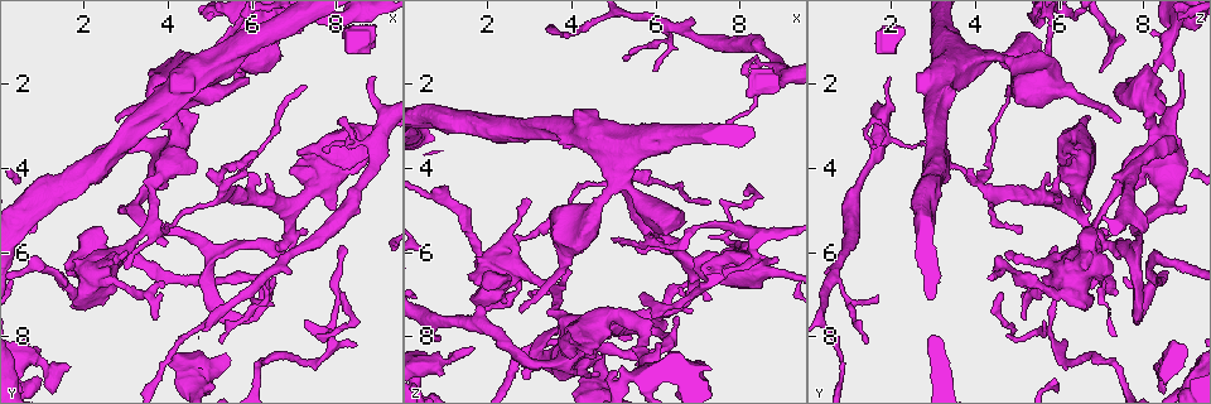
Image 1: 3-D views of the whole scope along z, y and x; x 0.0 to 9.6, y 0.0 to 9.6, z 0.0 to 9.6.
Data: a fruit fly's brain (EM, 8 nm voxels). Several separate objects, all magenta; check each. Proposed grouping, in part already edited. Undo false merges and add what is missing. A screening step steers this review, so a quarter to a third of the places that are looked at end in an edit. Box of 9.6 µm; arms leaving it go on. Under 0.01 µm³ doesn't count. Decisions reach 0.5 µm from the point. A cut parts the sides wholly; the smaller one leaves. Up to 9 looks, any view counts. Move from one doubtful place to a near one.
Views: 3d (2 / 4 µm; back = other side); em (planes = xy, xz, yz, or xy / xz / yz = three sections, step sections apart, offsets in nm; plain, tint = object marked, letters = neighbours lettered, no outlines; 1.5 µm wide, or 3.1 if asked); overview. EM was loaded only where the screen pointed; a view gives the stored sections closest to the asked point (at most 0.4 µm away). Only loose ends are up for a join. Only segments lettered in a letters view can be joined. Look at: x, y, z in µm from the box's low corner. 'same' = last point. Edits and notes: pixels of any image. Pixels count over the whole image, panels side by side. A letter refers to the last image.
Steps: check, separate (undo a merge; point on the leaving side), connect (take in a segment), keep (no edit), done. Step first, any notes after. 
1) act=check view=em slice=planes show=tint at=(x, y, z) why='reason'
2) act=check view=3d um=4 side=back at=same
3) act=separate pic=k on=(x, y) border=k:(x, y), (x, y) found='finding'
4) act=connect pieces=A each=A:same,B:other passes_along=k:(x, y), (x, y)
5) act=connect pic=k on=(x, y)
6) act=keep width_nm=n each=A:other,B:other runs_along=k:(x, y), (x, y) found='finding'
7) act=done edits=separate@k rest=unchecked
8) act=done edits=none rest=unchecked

act=check view=em slice=planes show=letters at=(8.10, 5.90, 6.00) why='thin end'

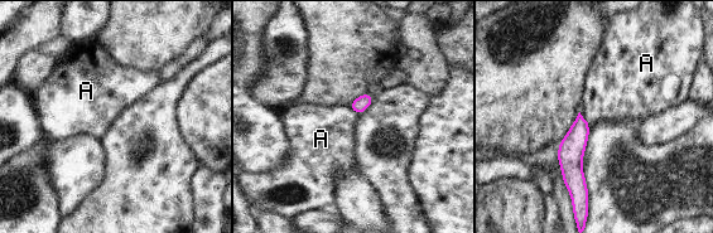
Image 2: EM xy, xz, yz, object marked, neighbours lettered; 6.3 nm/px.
act=keep each=A:other runs_along=2:(579, 119), (573, 179), (582, 195) found='no lettered segment goes on from it'

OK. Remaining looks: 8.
act=check view=em slice=yz step=8 show=tint at=(2.75, 2.85, 7.45)

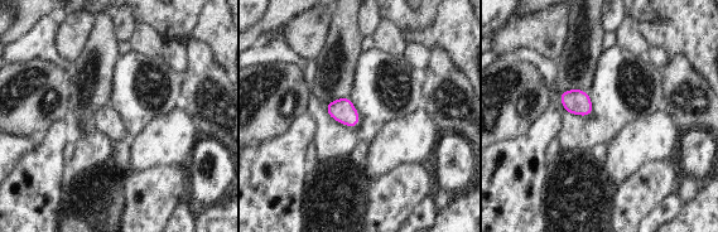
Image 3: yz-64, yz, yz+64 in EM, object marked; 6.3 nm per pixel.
act=check view=em slice=planes show=letters at=same why='cut it another way'

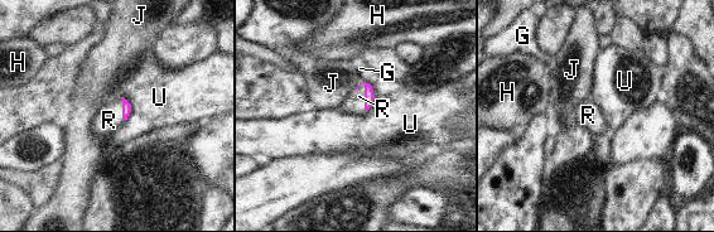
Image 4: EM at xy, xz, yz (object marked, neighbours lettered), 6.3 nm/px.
act=connect pieces=R each=G:other,H:other,J:other,R:same,U:other passes_along=4:(368, 91), (365, 96), (355, 104) found='the neuron continues'

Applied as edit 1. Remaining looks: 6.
act=check view=overview why='redraw'

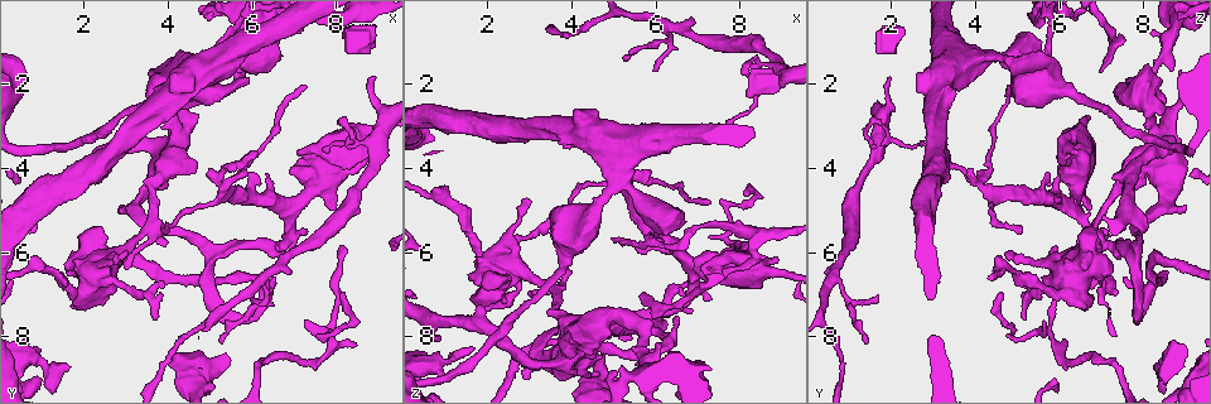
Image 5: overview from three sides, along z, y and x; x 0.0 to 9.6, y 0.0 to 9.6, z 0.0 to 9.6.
act=check view=em slice=xy step=4 show=tint at=(5.65, 1.70, 6.95) why='end of a long branch'

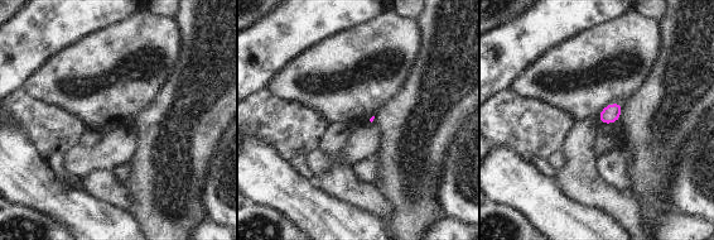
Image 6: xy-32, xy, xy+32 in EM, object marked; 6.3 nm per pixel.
act=check view=em slice=yz step=4 show=letters at=same

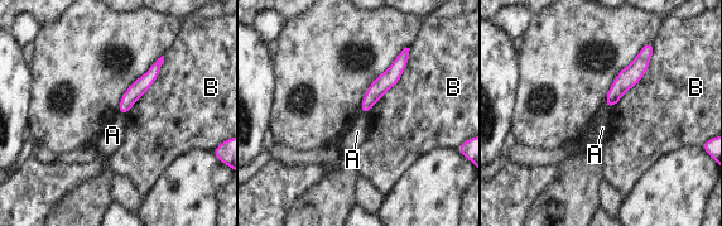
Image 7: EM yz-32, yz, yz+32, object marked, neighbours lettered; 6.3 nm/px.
act=keep longest_contact=B:500nm each=A:other,B:other border=7:(119, 112), (125, 116) found='no lettered segment goes on from it'

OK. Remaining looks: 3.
act=check view=3d um=4 at=(7.30, 2.05, 4.85) why='end of a long branch'

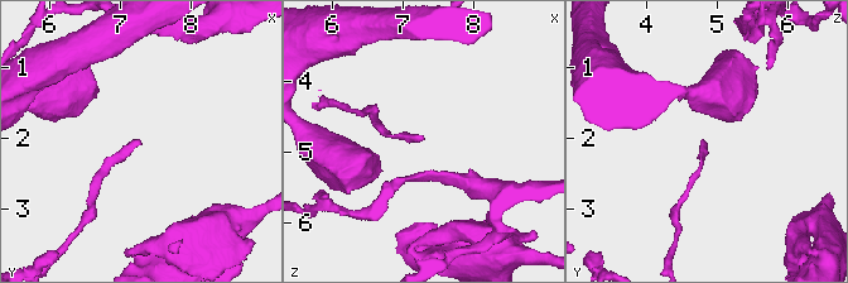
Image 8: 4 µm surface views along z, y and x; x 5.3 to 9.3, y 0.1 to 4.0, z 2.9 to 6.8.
act=check view=em slice=planes show=plain at=(7.25, 2.05, 4.85) why='now the EM'

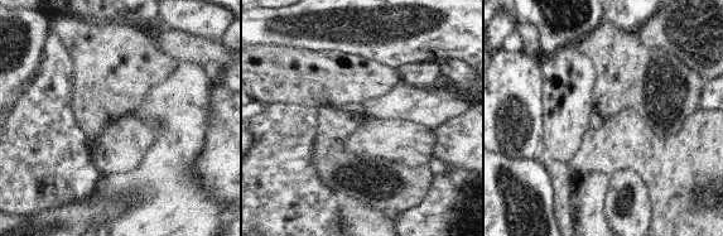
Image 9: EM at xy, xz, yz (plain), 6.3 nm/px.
act=check view=em slice=planes show=letters at=same why='see the neighbours'

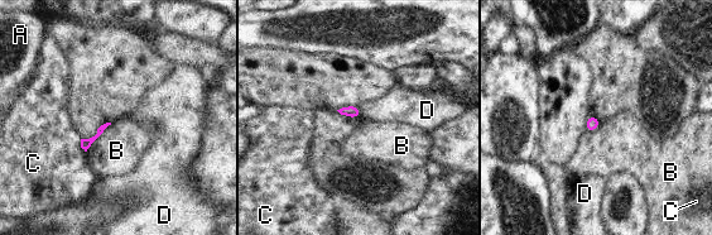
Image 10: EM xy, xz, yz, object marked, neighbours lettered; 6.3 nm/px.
act=keep each=A:other,B:other,C:other,D:other border=10:(111, 123), (86, 152) found='none of them fits'

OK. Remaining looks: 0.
act=done edits=connect@4 rest=unchecked

